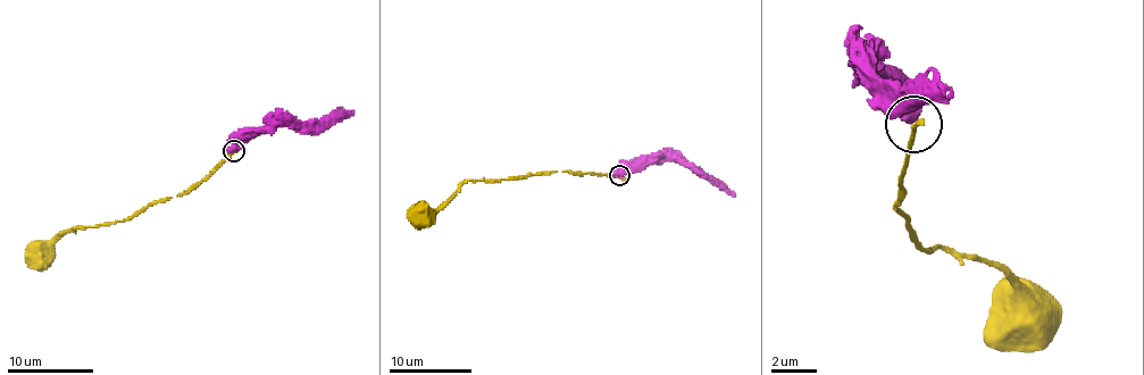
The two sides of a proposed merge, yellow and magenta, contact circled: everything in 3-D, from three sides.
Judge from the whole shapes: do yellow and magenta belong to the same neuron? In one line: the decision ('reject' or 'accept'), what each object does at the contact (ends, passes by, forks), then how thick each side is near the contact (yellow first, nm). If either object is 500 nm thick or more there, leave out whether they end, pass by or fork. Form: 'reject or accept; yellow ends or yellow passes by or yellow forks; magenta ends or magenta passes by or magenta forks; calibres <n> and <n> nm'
reject; calibres 240 and 700 nm

